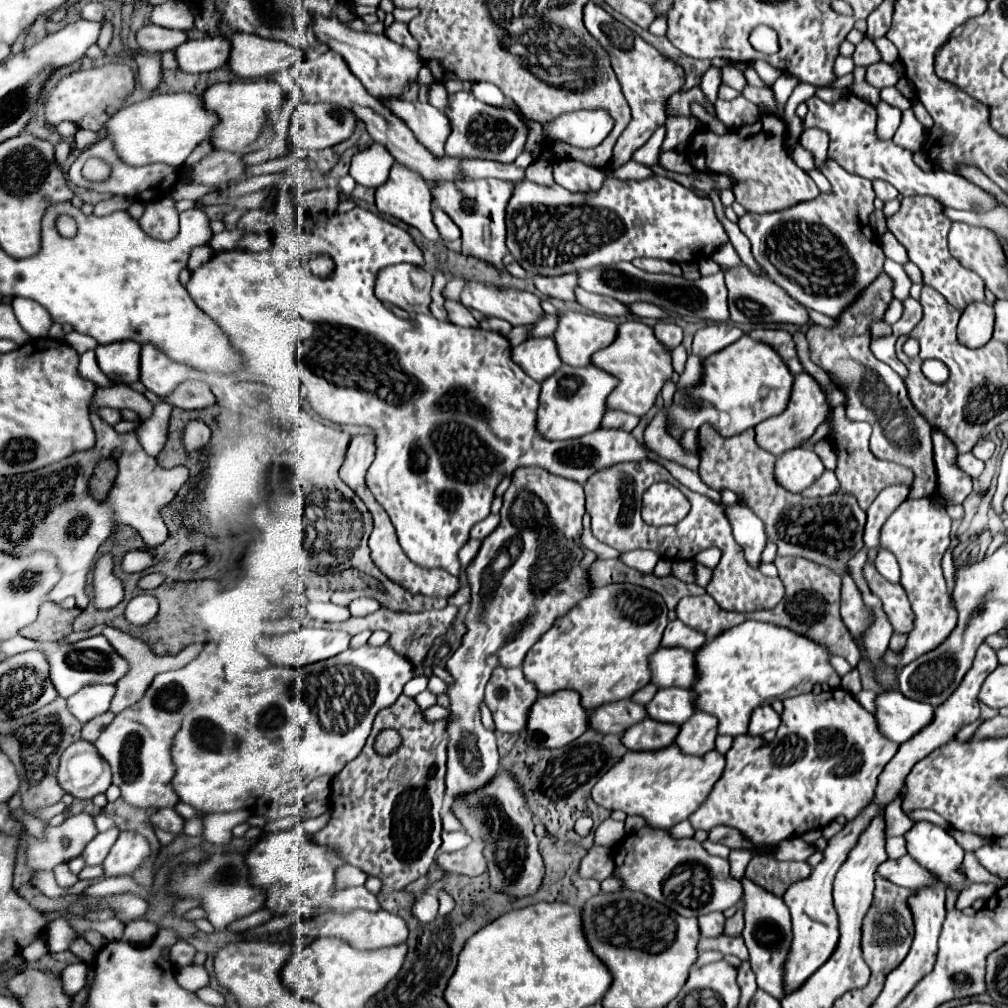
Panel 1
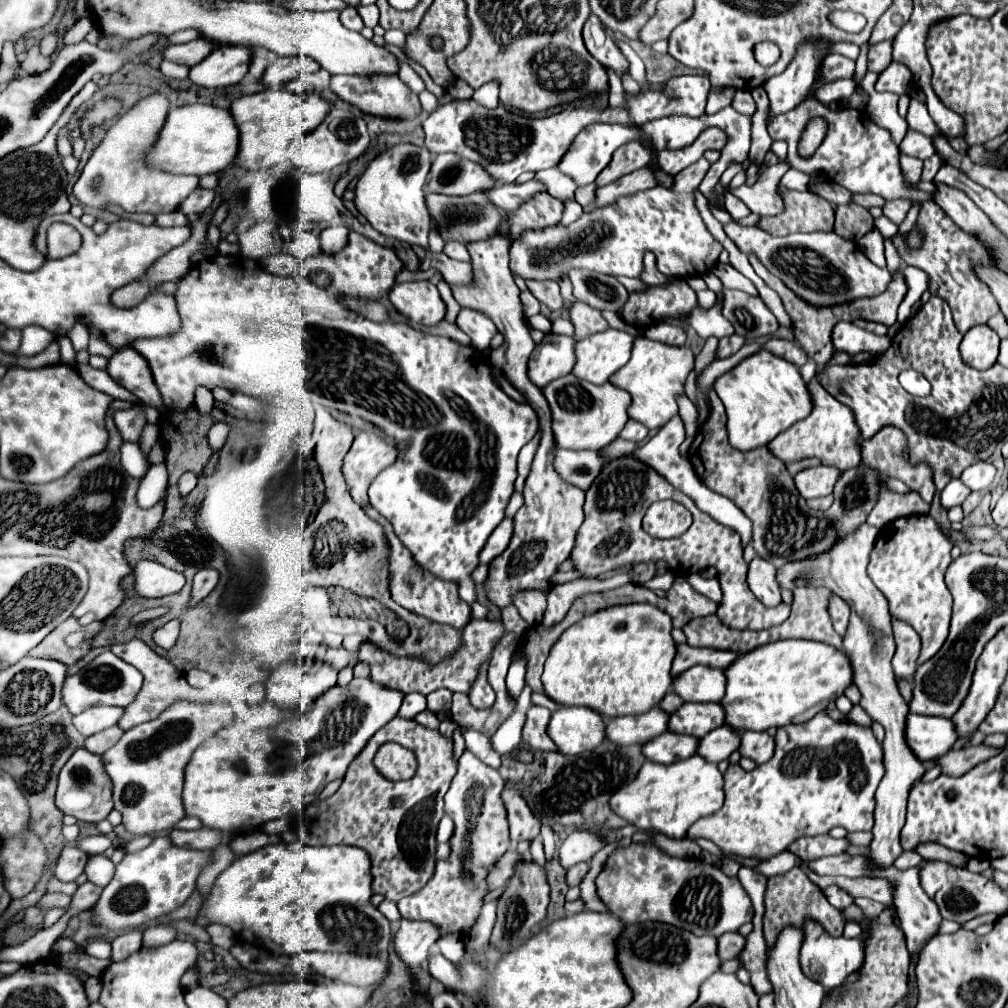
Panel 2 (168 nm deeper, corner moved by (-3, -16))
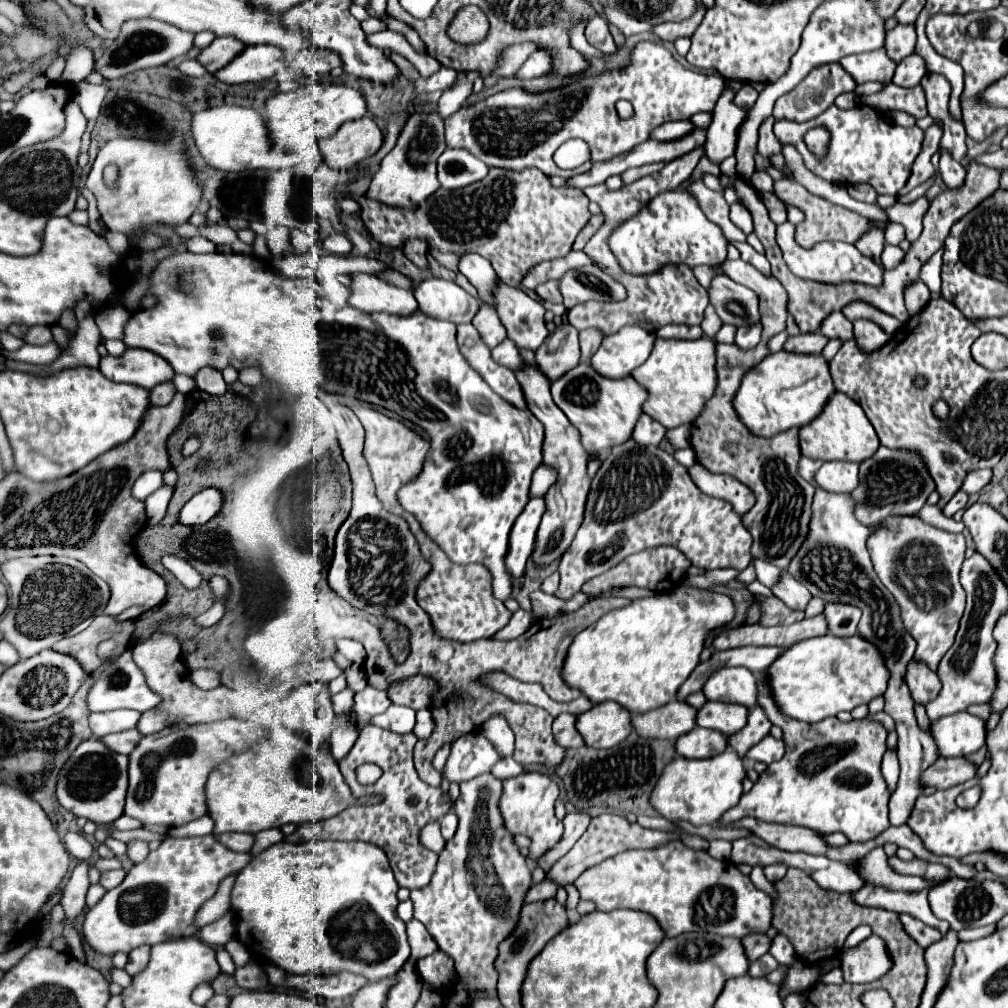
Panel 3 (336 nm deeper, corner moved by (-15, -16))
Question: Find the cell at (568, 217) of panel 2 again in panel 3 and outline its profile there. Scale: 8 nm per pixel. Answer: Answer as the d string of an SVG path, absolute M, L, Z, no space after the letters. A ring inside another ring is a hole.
M587 328L587 330L579 332L581 354L583 354L583 356L581 356L581 360L583 360L583 362L587 362L587 360L593 356L593 352L599 348L601 340L603 340L603 332L595 332L595 330L591 330L591 328Z

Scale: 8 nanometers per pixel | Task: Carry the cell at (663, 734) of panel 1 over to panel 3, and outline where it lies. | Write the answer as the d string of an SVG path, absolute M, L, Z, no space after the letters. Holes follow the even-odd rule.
M693 728L675 742L675 752L679 752L683 758L711 758L721 754L725 748L725 736L707 728Z

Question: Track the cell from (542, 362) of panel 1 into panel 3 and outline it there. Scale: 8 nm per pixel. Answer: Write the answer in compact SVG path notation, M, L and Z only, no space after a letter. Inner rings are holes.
M563 322L561 326L557 326L555 332L547 336L543 346L535 352L537 366L551 382L579 364L581 352L577 334L577 328L573 328L569 322Z

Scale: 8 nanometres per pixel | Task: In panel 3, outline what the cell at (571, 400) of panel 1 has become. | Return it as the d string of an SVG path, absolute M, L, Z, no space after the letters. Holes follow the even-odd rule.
M581 362L577 368L569 370L565 376L551 384L551 394L555 404L567 414L571 424L581 434L581 444L587 454L601 454L627 442L633 434L633 428L641 416L641 406L647 400L647 392L631 378L605 378L591 368L589 362Z

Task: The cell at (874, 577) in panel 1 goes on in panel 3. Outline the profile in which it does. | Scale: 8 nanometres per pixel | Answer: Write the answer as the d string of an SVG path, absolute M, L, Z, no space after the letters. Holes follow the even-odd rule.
M911 660L907 668L907 686L915 702L931 702L941 688L937 672L931 672L927 664L919 664L919 660Z

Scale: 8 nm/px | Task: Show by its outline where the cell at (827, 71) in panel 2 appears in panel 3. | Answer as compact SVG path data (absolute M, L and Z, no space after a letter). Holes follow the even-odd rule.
M825 64L815 68L799 86L795 86L791 92L787 92L785 96L781 96L775 102L773 108L773 118L775 120L795 120L795 122L807 122L815 116L819 116L827 106L833 104L833 100L843 94L843 92L851 92L855 88L855 80L853 76L841 66L841 64Z

